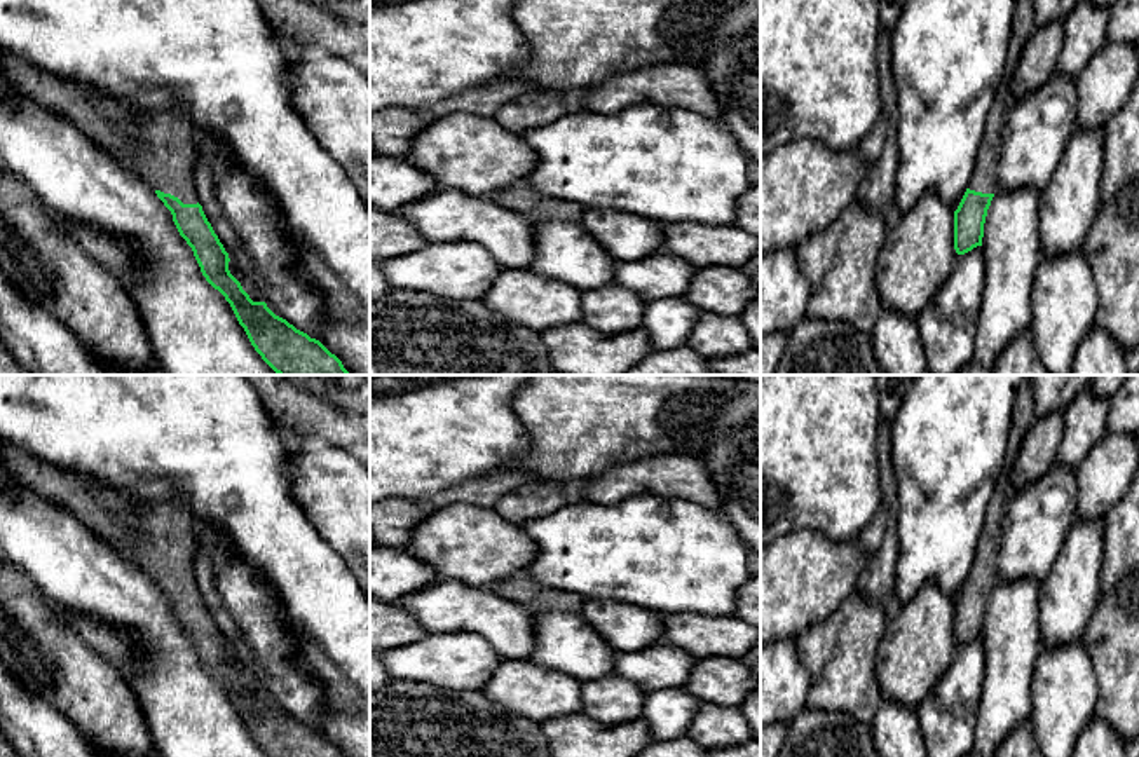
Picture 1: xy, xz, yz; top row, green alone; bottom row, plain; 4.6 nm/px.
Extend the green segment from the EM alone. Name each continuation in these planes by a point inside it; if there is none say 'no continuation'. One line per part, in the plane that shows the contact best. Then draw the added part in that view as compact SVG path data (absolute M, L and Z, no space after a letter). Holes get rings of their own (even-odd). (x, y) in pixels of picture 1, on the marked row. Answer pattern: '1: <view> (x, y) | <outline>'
1: xy (163, 150) | M2 51L2 61L9 78L23 96L72 120L110 155L140 173L153 190L171 194L183 204L199 202L194 180L195 141L187 117L166 112L153 120L133 120L112 99L92 89L78 87L5 51Z

